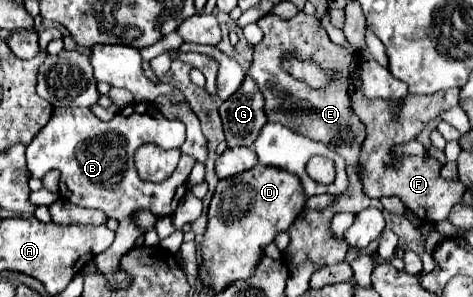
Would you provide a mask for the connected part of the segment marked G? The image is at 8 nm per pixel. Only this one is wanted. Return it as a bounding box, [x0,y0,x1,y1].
[219,73,267,147]

